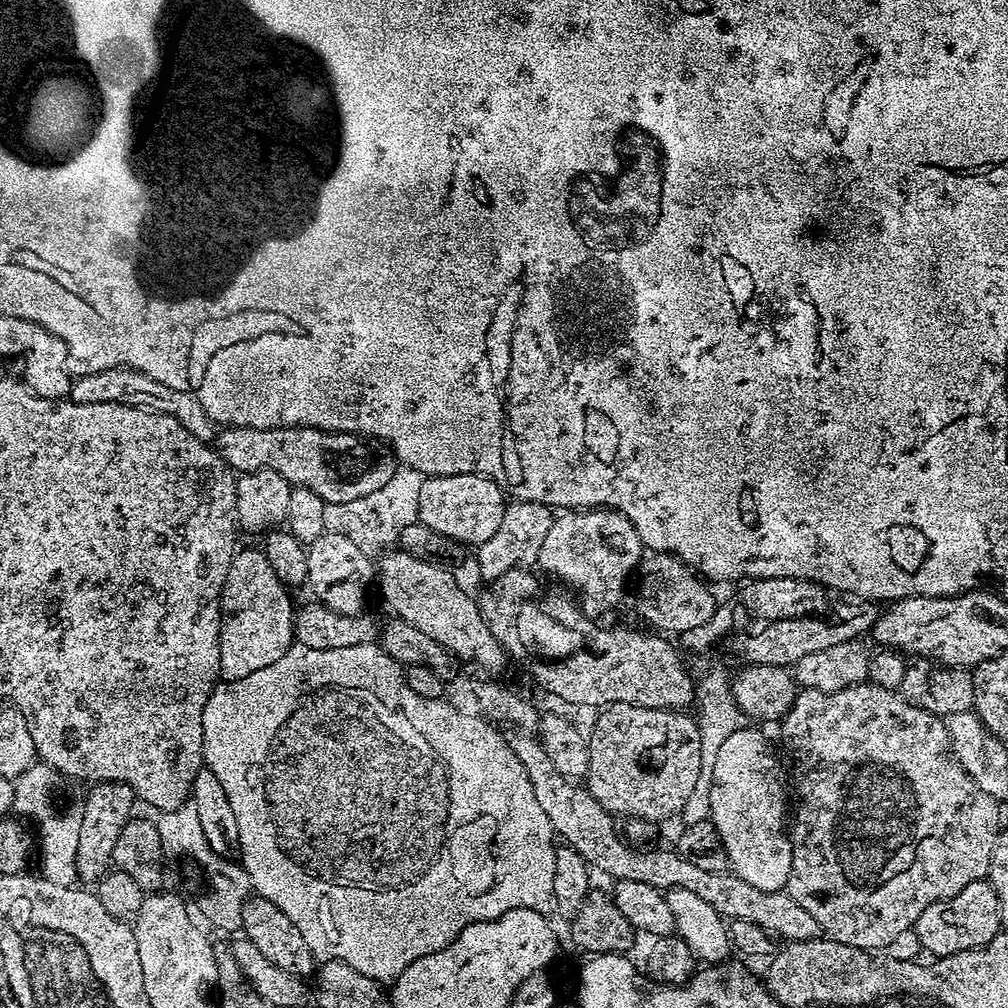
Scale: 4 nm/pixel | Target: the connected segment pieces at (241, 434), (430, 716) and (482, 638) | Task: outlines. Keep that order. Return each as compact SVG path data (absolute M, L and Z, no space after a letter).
M224 426L216 436L215 451L228 467L237 474L254 470L274 470L282 474L288 483L297 488L308 488L326 504L351 502L356 498L365 498L366 494L382 491L398 467L398 461L391 451L372 453L361 437L350 432L323 432L320 428L234 428Z
M379 643L346 646L346 650L310 650L309 648L293 646L288 649L286 654L282 654L282 658L278 658L278 662L266 666L266 670L258 670L254 674L250 674L250 678L221 683L206 702L202 714L204 763L206 768L212 771L214 777L218 778L222 784L222 788L226 792L226 798L230 798L230 807L234 809L234 818L238 822L239 855L244 856L242 865L252 880L253 889L259 895L265 896L270 902L274 902L274 906L278 906L278 910L282 910L282 914L286 914L286 918L290 918L290 922L294 922L294 926L298 926L298 930L302 930L302 938L306 938L306 946L310 946L312 953L321 961L343 960L354 970L358 970L362 974L381 982L395 981L396 977L402 974L402 970L406 970L406 966L410 966L410 962L442 950L452 940L458 938L463 928L471 924L486 922L487 920L498 920L502 914L519 908L529 908L544 914L547 913L547 908L551 909L553 907L554 862L556 861L557 850L557 845L552 844L554 833L550 820L546 818L546 814L542 812L537 799L534 798L531 784L527 780L526 770L523 769L514 751L510 748L509 741L504 736L503 738L500 737L496 733L499 731L488 721L481 719L476 714L471 716L468 712L459 712L454 705L448 704L447 699L427 700L426 698L418 698L418 694L414 694L414 690L410 690L404 673L405 669L397 664L394 658L388 657Z
M388 550L378 560L378 588L380 584L380 592L384 595L385 602L392 607L391 615L393 617L406 621L410 626L414 626L415 629L426 634L427 637L434 639L439 646L452 653L460 662L473 660L478 667L488 671L485 673L496 674L492 672L500 672L504 668L504 660L506 661L504 648L498 642L498 638L494 638L494 634L490 634L490 626L486 626L486 622L482 618L479 603L473 597L471 600L460 589L459 582L452 575L453 573L449 569L439 568L430 562L422 562L406 550Z

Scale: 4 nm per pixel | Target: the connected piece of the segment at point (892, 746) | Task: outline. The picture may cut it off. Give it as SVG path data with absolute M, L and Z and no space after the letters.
M869 682L863 684L855 684L846 690L838 690L837 692L822 692L820 690L810 690L805 688L797 691L796 700L792 704L792 709L784 715L784 719L779 721L780 728L780 744L788 751L788 764L792 767L792 784L790 780L790 788L796 791L796 821L790 824L790 839L792 842L792 869L790 870L790 878L786 885L788 895L794 898L794 902L798 902L798 906L802 906L802 910L806 910L814 917L817 929L825 937L842 942L846 946L854 946L855 948L866 948L869 950L884 950L887 944L892 944L904 931L911 929L915 925L916 920L922 914L922 910L926 910L926 906L930 906L939 900L949 900L954 898L954 894L958 894L962 890L966 890L966 886L970 886L970 882L975 880L983 880L987 877L988 867L990 866L991 855L994 852L997 837L1002 832L1000 827L1000 812L997 801L990 798L990 794L982 794L982 790L978 790L978 786L974 786L974 782L968 775L961 770L959 764L952 759L948 746L948 725L941 717L931 716L929 712L921 708L913 706L908 700L900 695L899 691L883 689L878 685Z

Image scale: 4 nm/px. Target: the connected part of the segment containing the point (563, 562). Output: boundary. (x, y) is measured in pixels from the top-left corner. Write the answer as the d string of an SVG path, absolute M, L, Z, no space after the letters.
M564 510L553 519L546 539L542 541L542 550L538 550L536 564L548 576L561 580L573 588L571 591L578 597L580 611L593 618L600 618L624 596L624 583L639 569L646 549L638 538L638 530L620 512L611 510Z

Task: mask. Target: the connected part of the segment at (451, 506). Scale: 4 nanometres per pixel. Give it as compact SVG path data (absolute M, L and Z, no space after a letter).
M474 472L457 476L429 476L419 491L418 506L419 523L430 526L430 530L438 530L438 534L446 534L446 538L462 545L479 546L494 535L494 530L498 530L506 507L506 496L493 480L477 476Z

